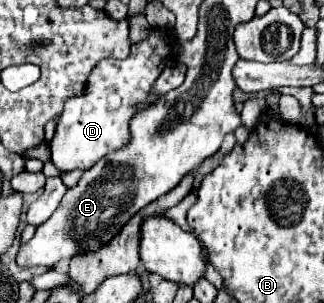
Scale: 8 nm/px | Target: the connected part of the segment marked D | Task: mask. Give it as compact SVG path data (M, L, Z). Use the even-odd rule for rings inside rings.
M151 31L139 43L131 45L131 53L123 61L103 59L91 71L85 93L69 99L63 113L57 119L55 135L51 139L51 161L61 171L81 169L87 171L101 157L129 145L129 121L149 105L157 103L157 95L151 93L153 83L171 65L171 53L177 47L177 39L165 31Z

